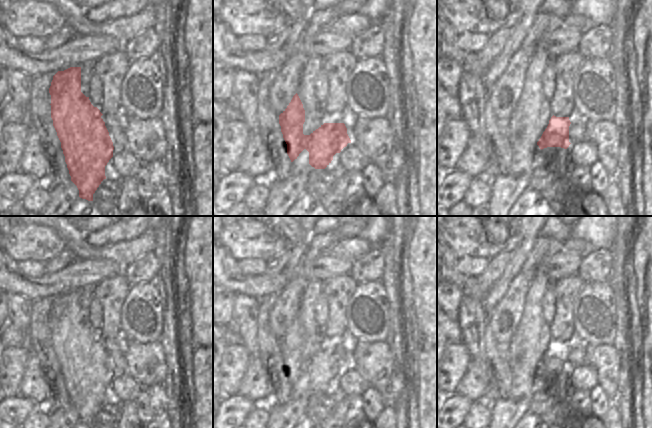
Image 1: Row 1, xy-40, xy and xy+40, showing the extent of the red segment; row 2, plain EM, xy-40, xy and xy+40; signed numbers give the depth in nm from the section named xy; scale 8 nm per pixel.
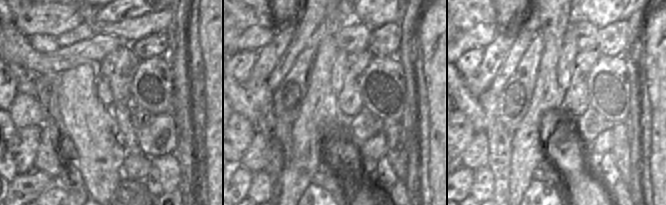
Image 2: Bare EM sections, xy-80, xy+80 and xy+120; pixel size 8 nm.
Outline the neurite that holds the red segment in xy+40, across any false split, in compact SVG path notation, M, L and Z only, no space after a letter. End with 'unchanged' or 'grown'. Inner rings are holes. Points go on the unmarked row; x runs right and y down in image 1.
M552 340L549 348L543 356L537 369L542 374L547 371L561 371L567 373L571 368L569 366L569 350L571 346L569 341Z; unchanged

